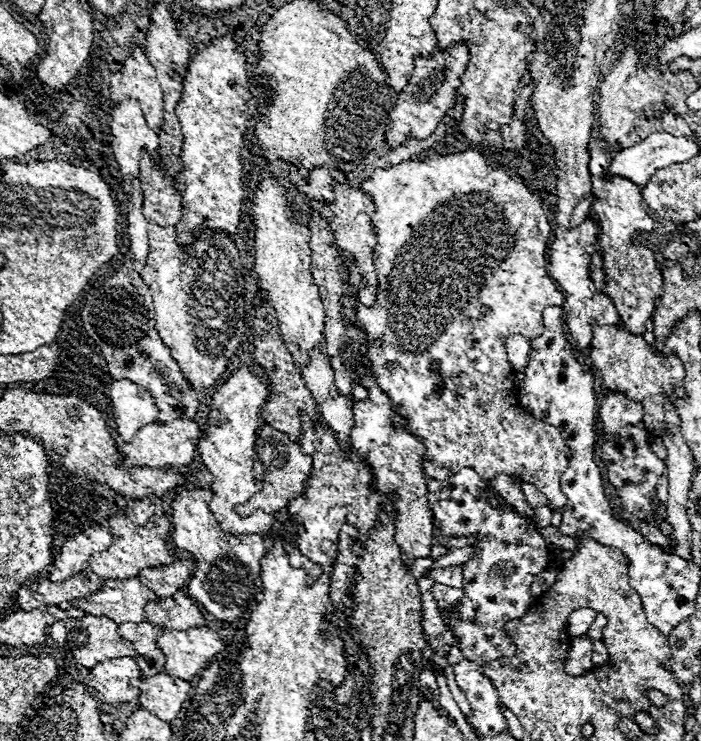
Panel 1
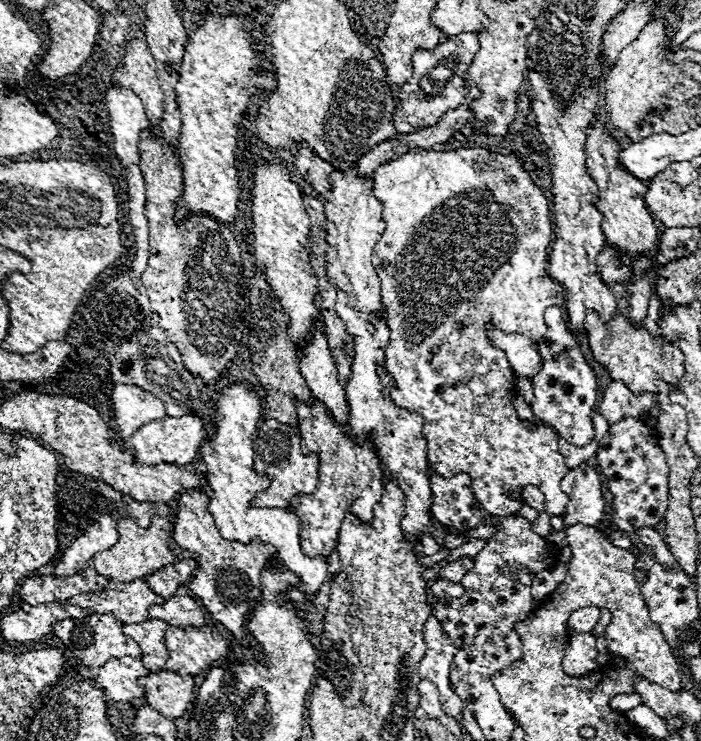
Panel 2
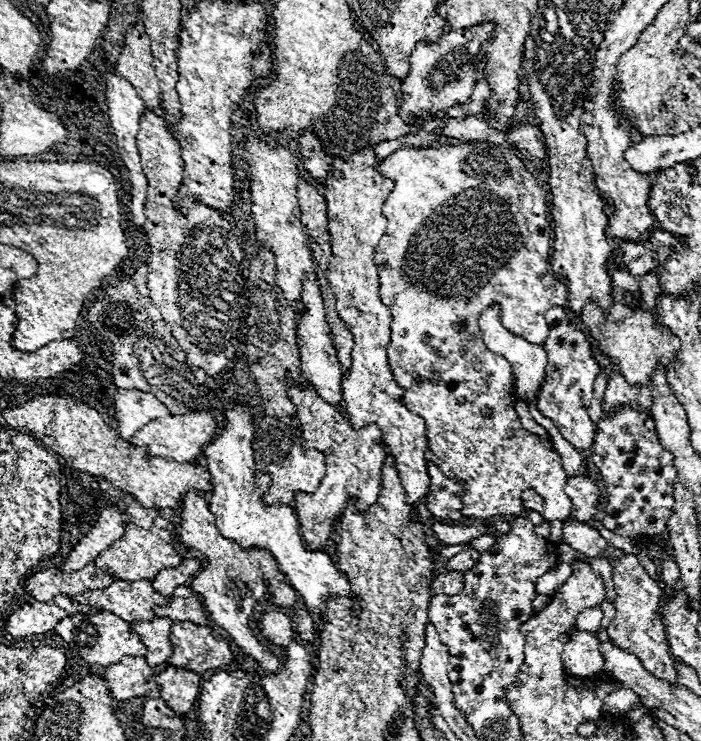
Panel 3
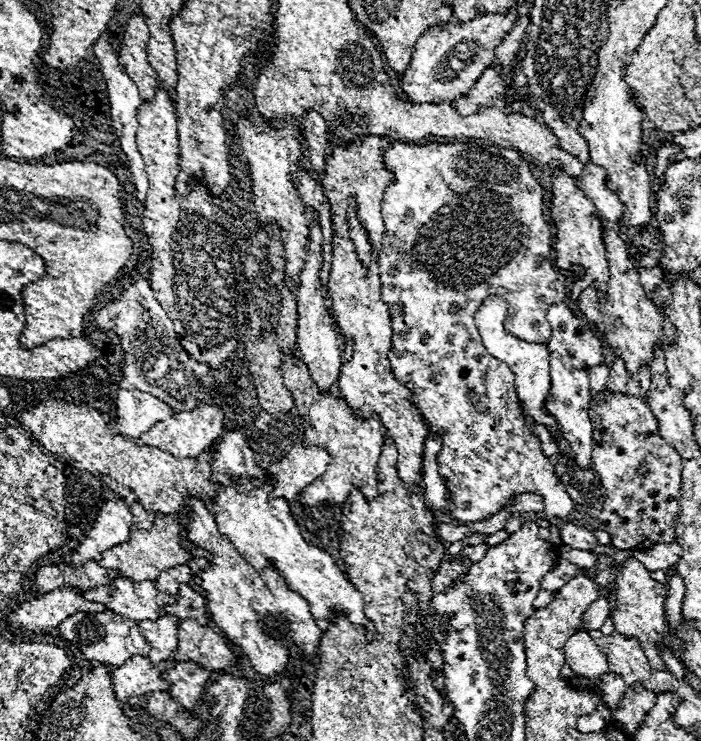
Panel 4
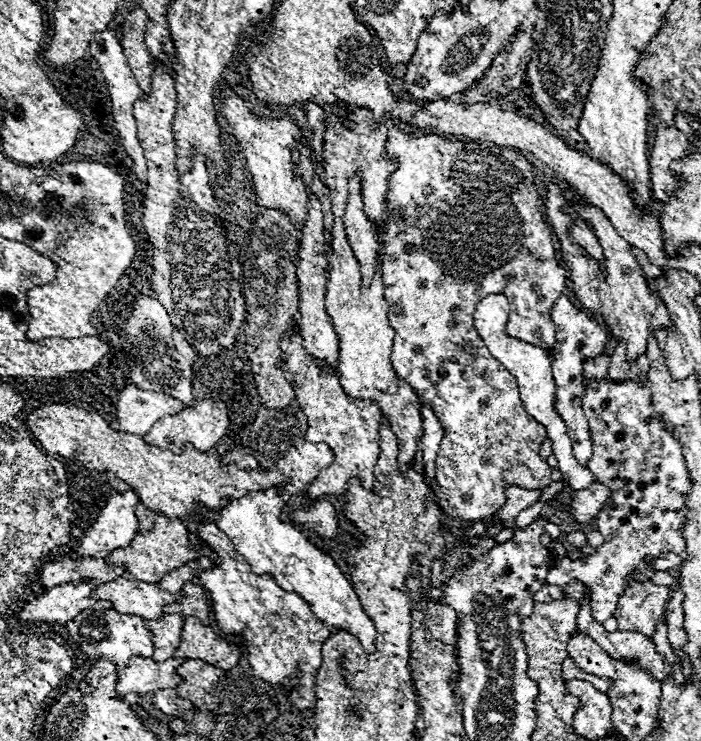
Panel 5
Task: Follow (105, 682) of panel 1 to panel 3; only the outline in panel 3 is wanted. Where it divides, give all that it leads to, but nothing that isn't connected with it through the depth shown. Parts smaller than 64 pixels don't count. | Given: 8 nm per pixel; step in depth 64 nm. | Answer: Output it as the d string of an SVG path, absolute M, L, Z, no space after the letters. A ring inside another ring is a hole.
M126 656L118 664L112 664L104 668L104 678L108 682L108 688L112 692L114 700L130 700L136 696L146 696L150 692L158 690L158 684L152 680L154 674L158 674L160 668L148 666L144 656Z

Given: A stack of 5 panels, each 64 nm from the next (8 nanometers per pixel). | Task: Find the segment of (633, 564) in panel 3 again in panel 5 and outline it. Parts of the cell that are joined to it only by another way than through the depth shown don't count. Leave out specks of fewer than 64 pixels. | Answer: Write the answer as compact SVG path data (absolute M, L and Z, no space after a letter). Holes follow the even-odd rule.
M632 584L618 600L616 620L618 630L634 630L652 638L656 622L662 618L666 602L670 600L670 588L648 584Z

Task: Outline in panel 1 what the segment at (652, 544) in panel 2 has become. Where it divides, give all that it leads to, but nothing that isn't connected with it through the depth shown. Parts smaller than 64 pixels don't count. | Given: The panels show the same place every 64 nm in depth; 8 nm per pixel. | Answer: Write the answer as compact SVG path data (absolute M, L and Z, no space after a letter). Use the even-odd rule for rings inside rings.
M640 524L640 528L638 528L642 534L644 534L644 538L648 538L648 542L652 542L652 544L656 544L656 546L660 546L662 550L666 550L666 552L670 552L670 544L668 544L668 538L656 528L656 526L652 526L652 524Z

